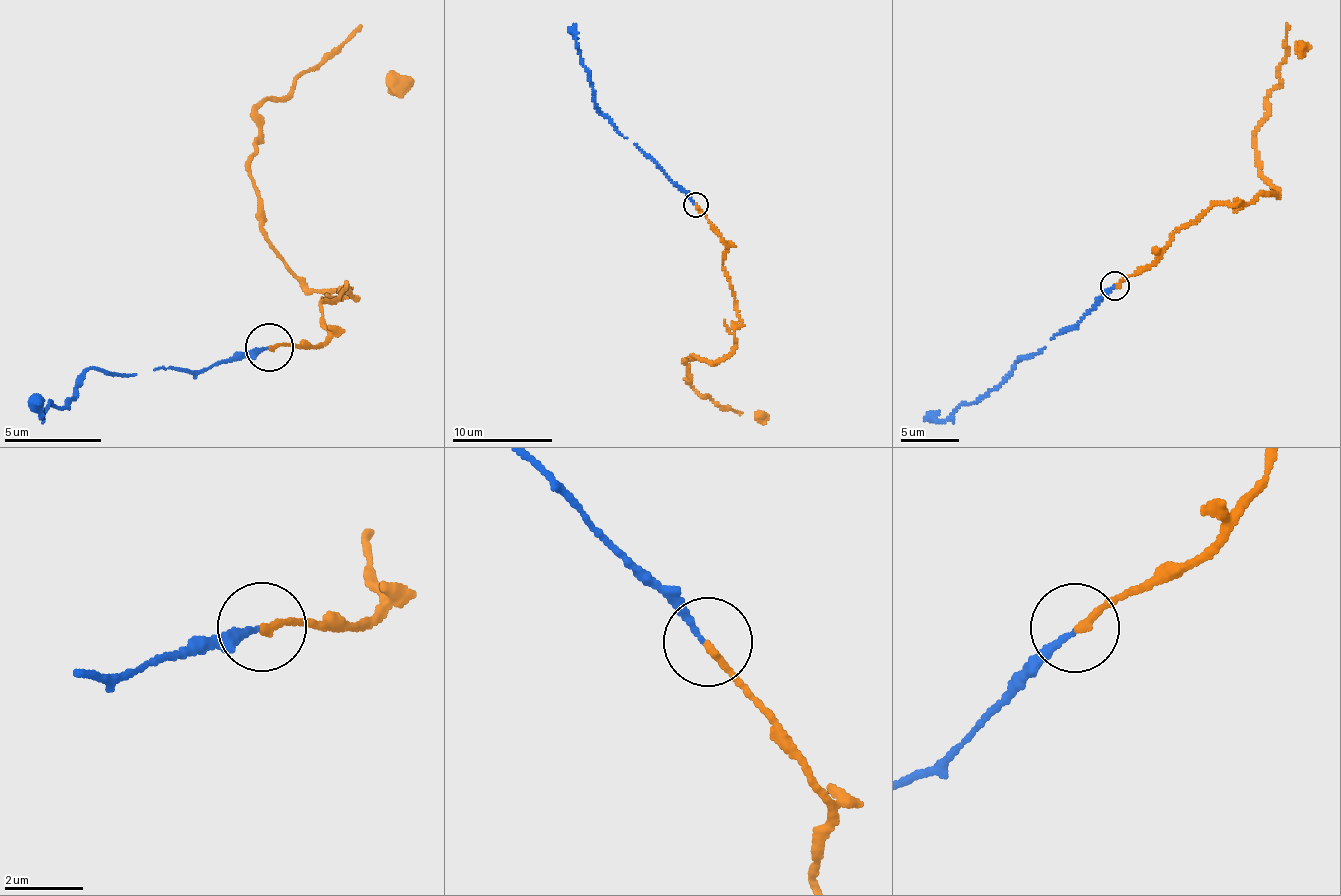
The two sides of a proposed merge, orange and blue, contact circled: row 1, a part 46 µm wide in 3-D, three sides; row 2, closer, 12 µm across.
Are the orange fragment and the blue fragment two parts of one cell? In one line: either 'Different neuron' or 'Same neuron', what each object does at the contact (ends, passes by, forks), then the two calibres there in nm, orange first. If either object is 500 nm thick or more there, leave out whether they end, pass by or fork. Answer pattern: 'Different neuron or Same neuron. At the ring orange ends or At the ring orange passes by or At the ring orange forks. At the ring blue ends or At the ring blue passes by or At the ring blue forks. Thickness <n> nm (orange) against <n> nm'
Same neuron. At the ring orange ends. At the ring blue ends. Thickness 180 nm (orange) against 150 nm

